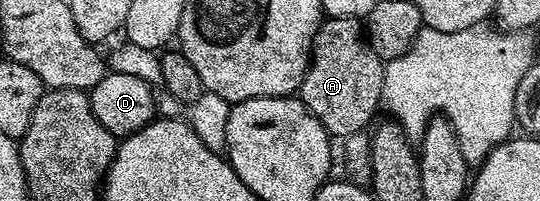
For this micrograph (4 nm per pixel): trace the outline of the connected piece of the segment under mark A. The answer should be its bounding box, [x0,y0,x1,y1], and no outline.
[298,16,385,137]

